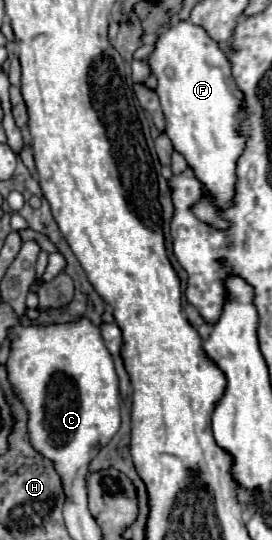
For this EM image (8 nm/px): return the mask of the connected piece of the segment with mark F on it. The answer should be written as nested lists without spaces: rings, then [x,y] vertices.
[[[180,20],[164,30],[158,32],[156,46],[148,56],[146,64],[150,66],[152,74],[158,78],[158,96],[166,116],[166,134],[172,140],[174,148],[184,154],[188,166],[194,170],[196,178],[204,184],[204,188],[216,198],[220,208],[228,208],[234,196],[234,180],[236,180],[236,160],[244,150],[244,138],[238,134],[238,124],[242,118],[244,94],[236,88],[236,82],[230,72],[230,62],[226,54],[218,48],[218,44],[206,34],[204,28]]]

